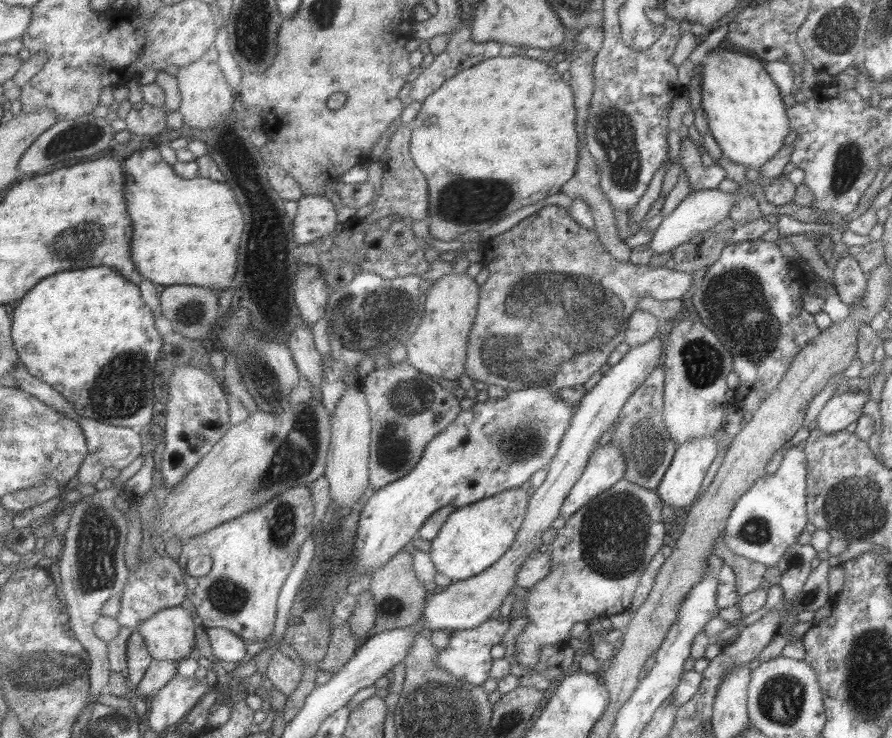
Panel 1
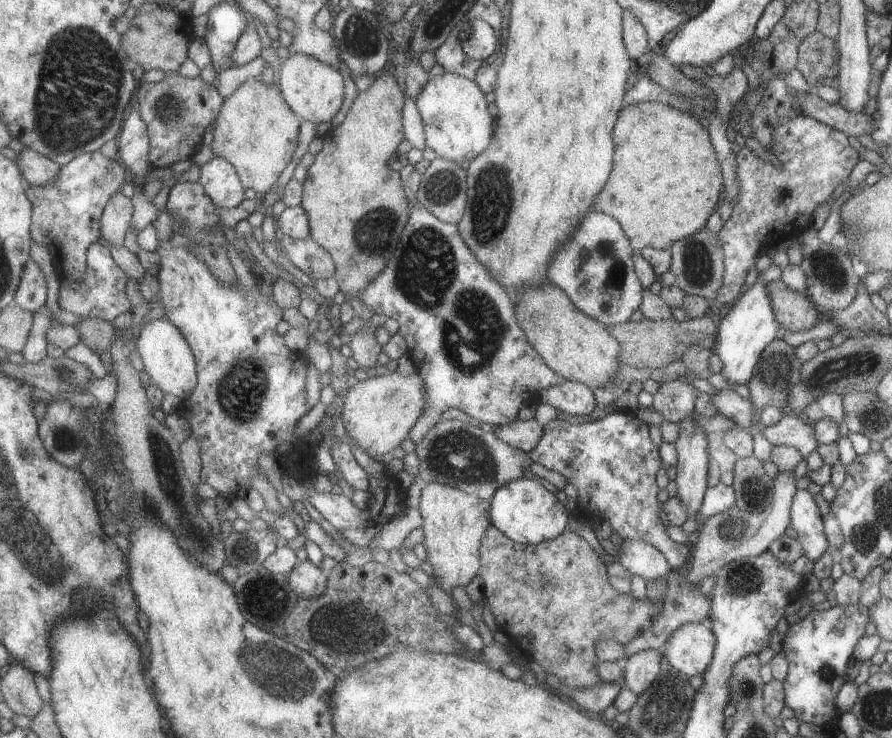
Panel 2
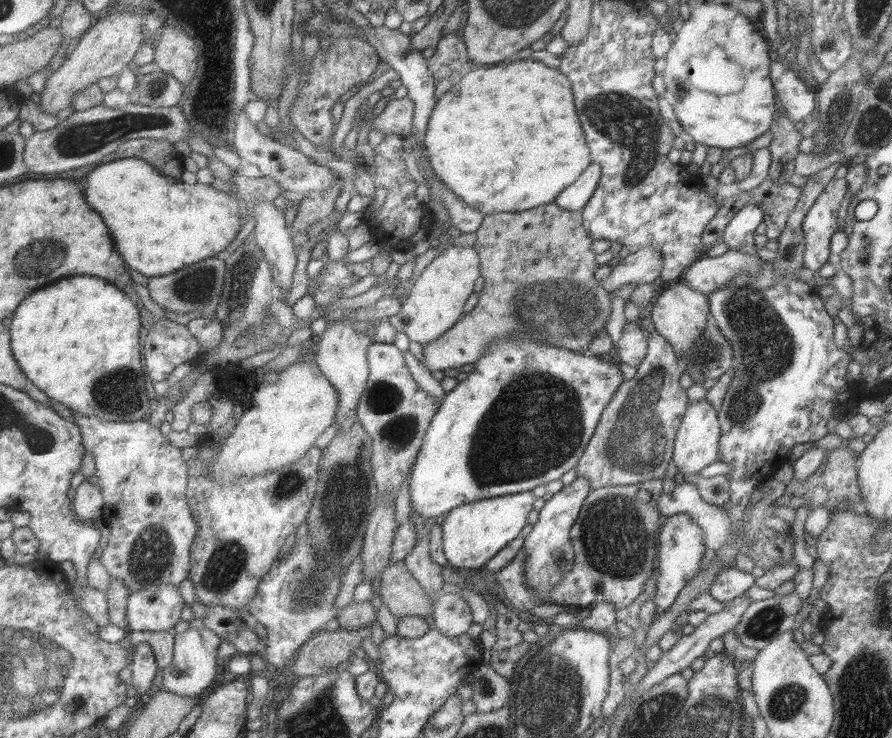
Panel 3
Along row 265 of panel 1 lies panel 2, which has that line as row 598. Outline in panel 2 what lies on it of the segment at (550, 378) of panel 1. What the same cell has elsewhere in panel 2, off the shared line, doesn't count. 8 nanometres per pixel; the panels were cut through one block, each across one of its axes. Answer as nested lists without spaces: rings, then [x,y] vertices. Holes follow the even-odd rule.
[[[493,524],[490,529],[487,530],[486,538],[482,543],[482,566],[479,577],[483,581],[483,599],[486,599],[490,606],[491,612],[494,614],[495,621],[498,630],[507,634],[510,640],[514,642],[518,638],[525,638],[531,643],[531,655],[532,660],[538,662],[545,672],[549,672],[559,679],[562,679],[565,683],[573,687],[591,687],[601,680],[595,671],[596,655],[594,654],[594,647],[597,645],[600,639],[612,639],[621,645],[630,642],[636,635],[638,635],[644,629],[649,628],[652,621],[657,617],[657,614],[661,611],[662,602],[653,603],[647,598],[641,600],[635,596],[619,595],[613,587],[610,586],[609,576],[606,574],[607,567],[601,560],[601,556],[593,551],[593,548],[585,542],[585,540],[579,537],[579,534],[570,532],[567,530],[563,532],[561,536],[555,538],[553,541],[544,541],[539,545],[523,545],[514,542],[511,538],[508,538],[499,528],[496,528]]]

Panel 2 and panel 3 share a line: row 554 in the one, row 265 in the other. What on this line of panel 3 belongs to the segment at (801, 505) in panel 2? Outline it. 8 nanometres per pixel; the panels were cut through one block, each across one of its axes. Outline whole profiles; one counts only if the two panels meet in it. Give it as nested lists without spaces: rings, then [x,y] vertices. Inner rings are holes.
[[[831,178],[803,218],[805,248],[802,266],[817,271],[827,262],[829,238],[837,231],[837,211],[846,190],[844,178]]]

